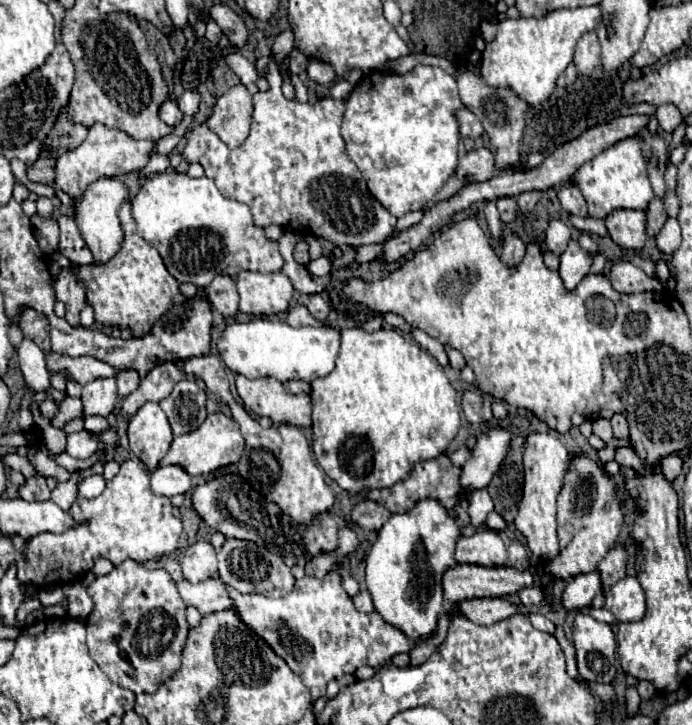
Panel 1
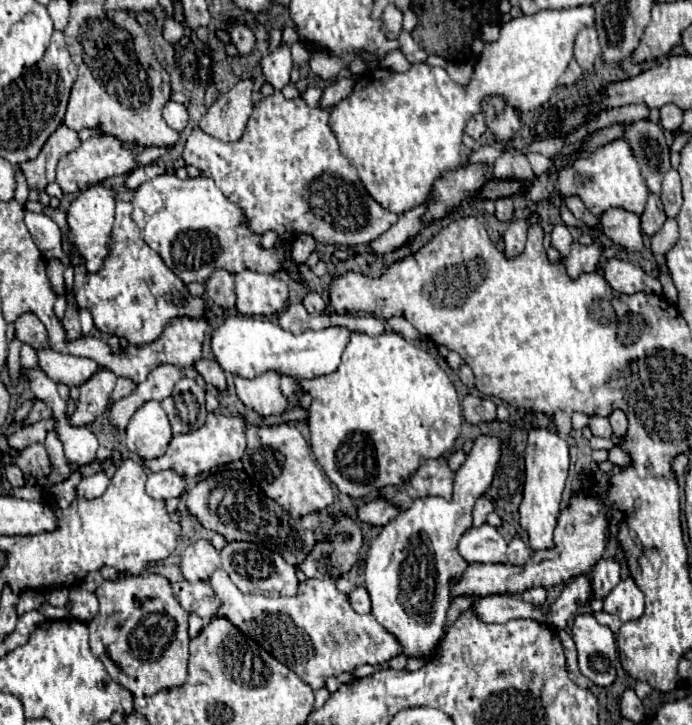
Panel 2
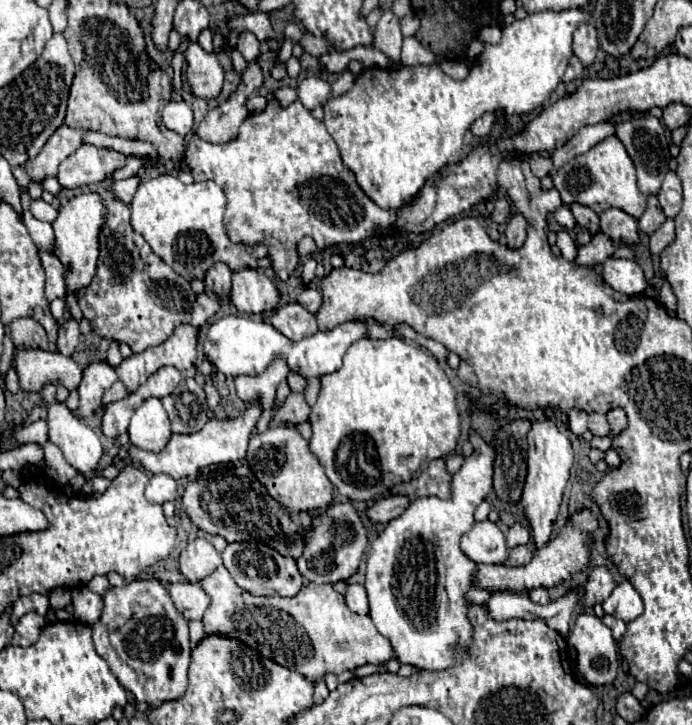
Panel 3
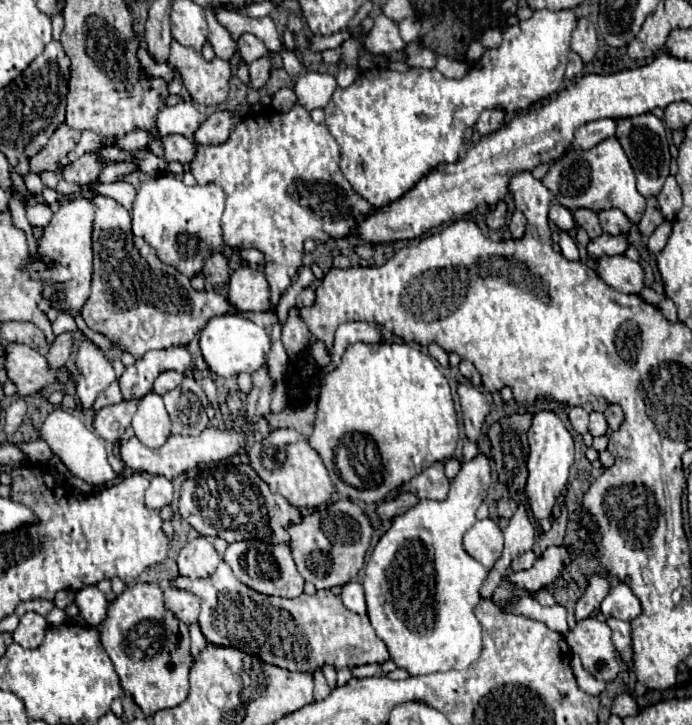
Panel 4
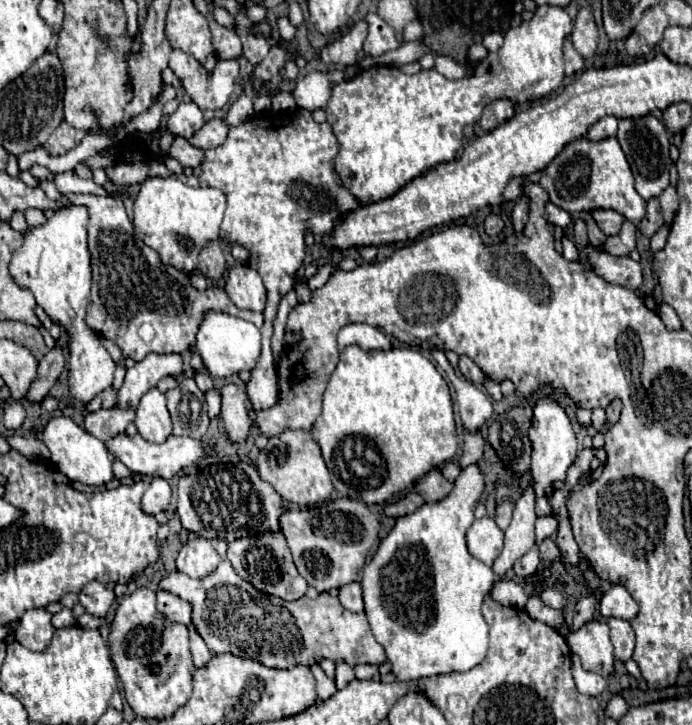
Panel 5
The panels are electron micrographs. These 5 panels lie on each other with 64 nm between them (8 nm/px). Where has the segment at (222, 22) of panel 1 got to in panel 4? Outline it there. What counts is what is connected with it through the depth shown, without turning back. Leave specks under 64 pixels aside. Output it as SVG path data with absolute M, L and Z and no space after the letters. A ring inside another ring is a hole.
M242 34L240 40L238 40L238 50L240 50L240 56L242 56L248 64L266 54L264 42L260 42L254 34Z

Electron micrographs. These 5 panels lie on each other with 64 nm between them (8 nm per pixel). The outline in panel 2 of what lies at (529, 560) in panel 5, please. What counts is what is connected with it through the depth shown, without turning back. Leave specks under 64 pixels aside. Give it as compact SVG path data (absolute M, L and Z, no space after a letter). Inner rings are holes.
M514 538L510 544L508 544L508 562L514 564L514 566L522 566L526 564L526 560L532 556L532 550L520 540L520 538Z

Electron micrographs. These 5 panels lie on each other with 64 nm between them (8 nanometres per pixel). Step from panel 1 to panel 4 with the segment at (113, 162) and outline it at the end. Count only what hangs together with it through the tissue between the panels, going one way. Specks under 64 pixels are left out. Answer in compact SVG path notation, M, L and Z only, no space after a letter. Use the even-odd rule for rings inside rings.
M88 152L88 154L82 154L80 158L76 158L74 162L70 162L68 166L60 168L60 174L66 182L90 184L90 182L98 180L104 166L106 166L104 160L100 160L94 152Z

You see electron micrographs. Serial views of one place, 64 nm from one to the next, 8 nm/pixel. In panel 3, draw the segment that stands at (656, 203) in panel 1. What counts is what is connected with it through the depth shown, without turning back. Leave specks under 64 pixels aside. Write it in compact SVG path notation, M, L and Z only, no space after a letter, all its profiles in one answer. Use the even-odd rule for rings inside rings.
M648 196L648 208L646 212L642 214L642 218L638 220L638 228L644 232L644 234L652 234L656 228L660 228L664 224L666 216L658 204L658 198L656 196Z

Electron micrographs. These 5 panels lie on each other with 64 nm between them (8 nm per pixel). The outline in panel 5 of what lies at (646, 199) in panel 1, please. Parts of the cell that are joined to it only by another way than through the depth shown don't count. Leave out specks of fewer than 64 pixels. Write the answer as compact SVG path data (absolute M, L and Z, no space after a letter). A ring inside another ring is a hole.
M578 138L570 142L542 172L540 186L550 194L552 204L568 210L572 216L584 210L612 208L638 226L646 212L646 202L634 188L634 176L630 164L616 138L604 138L598 142Z

